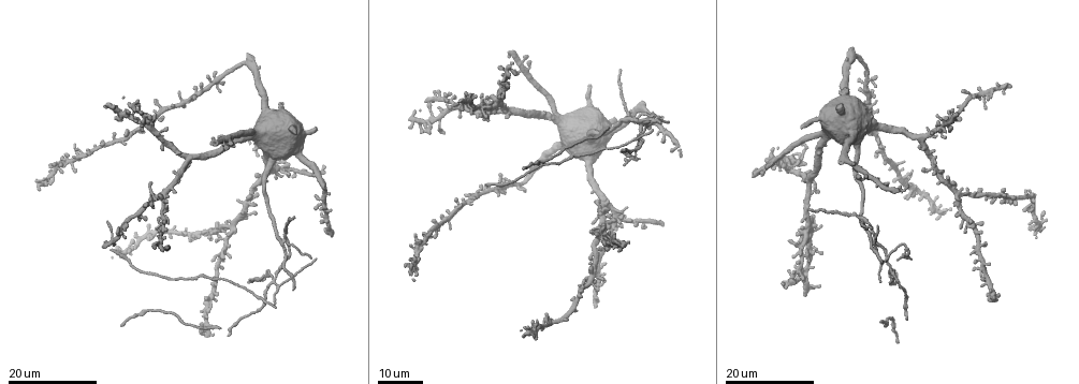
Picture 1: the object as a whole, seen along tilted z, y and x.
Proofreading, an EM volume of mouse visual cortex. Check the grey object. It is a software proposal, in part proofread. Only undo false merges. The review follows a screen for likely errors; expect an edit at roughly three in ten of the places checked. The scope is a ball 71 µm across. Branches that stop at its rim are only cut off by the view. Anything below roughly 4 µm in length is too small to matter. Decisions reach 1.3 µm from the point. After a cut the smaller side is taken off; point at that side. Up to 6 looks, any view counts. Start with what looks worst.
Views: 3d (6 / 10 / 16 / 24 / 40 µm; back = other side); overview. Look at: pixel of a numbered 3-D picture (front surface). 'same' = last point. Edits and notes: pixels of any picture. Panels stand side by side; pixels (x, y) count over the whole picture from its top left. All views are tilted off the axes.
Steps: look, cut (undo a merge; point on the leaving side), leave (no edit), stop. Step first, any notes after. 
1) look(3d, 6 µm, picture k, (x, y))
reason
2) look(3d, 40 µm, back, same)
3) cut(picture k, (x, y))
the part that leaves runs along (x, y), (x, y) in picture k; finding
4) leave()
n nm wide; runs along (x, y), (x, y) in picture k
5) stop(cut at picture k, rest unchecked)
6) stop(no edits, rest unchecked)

look(3d, 16 µm, picture 1, (274, 279))
four-way junction

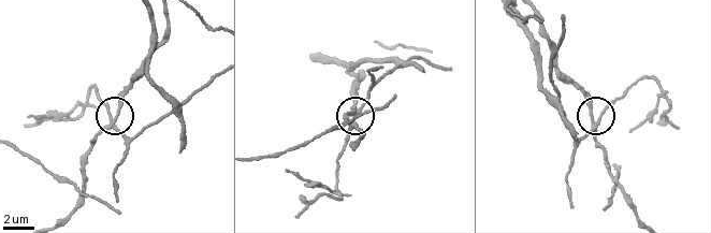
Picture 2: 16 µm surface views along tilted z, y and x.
look(3d, 10 µm, picture 2, (597, 122))

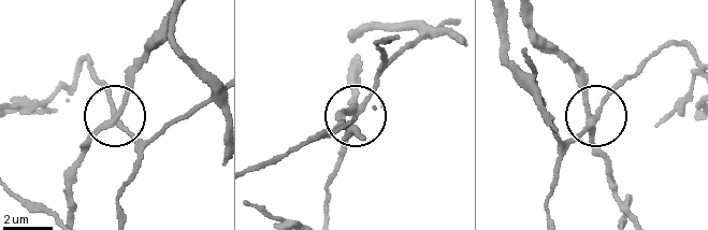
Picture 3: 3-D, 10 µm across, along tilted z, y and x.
look(3d, 6 µm, picture 3, (594, 119))

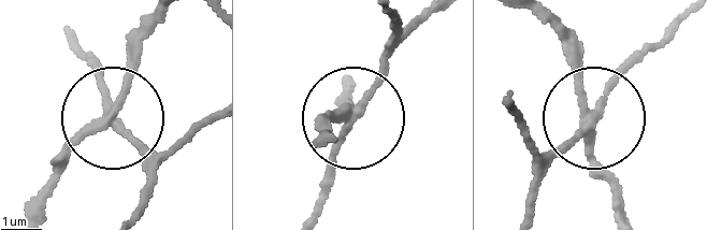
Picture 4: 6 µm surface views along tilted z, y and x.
cut(picture 4, (128, 58))
the part that leaves runs along (112, 113), (128, 62), (161, 20) in picture 4; two neurons meet here

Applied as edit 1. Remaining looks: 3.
look(3d, 16 µm, picture 1, (437, 120))
branch point

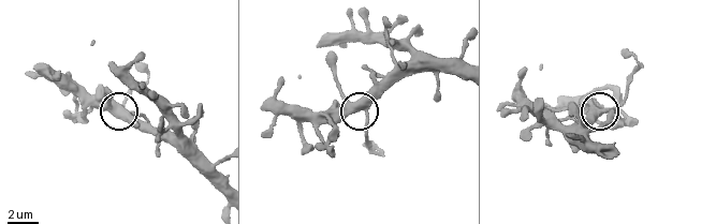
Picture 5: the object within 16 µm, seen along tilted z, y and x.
look(3d, 6 µm, picture 5, (598, 110))

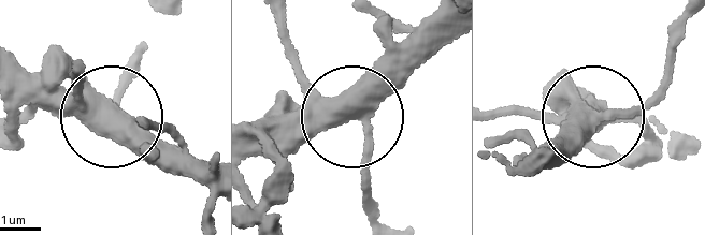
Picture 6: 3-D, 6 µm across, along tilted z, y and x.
look(3d, 6 µm, back, picture 6, (118, 116))

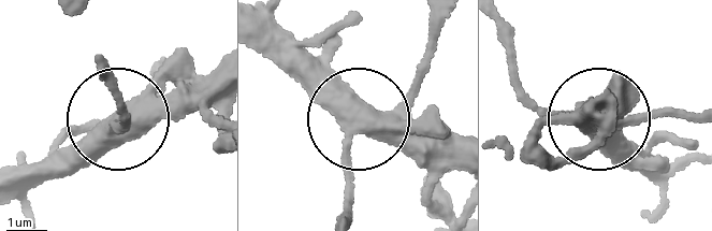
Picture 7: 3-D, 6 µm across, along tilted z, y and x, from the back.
leave()
3 arms; continuous, no second neuron

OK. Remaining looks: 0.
stop(cut at picture 4, rest unchecked)

